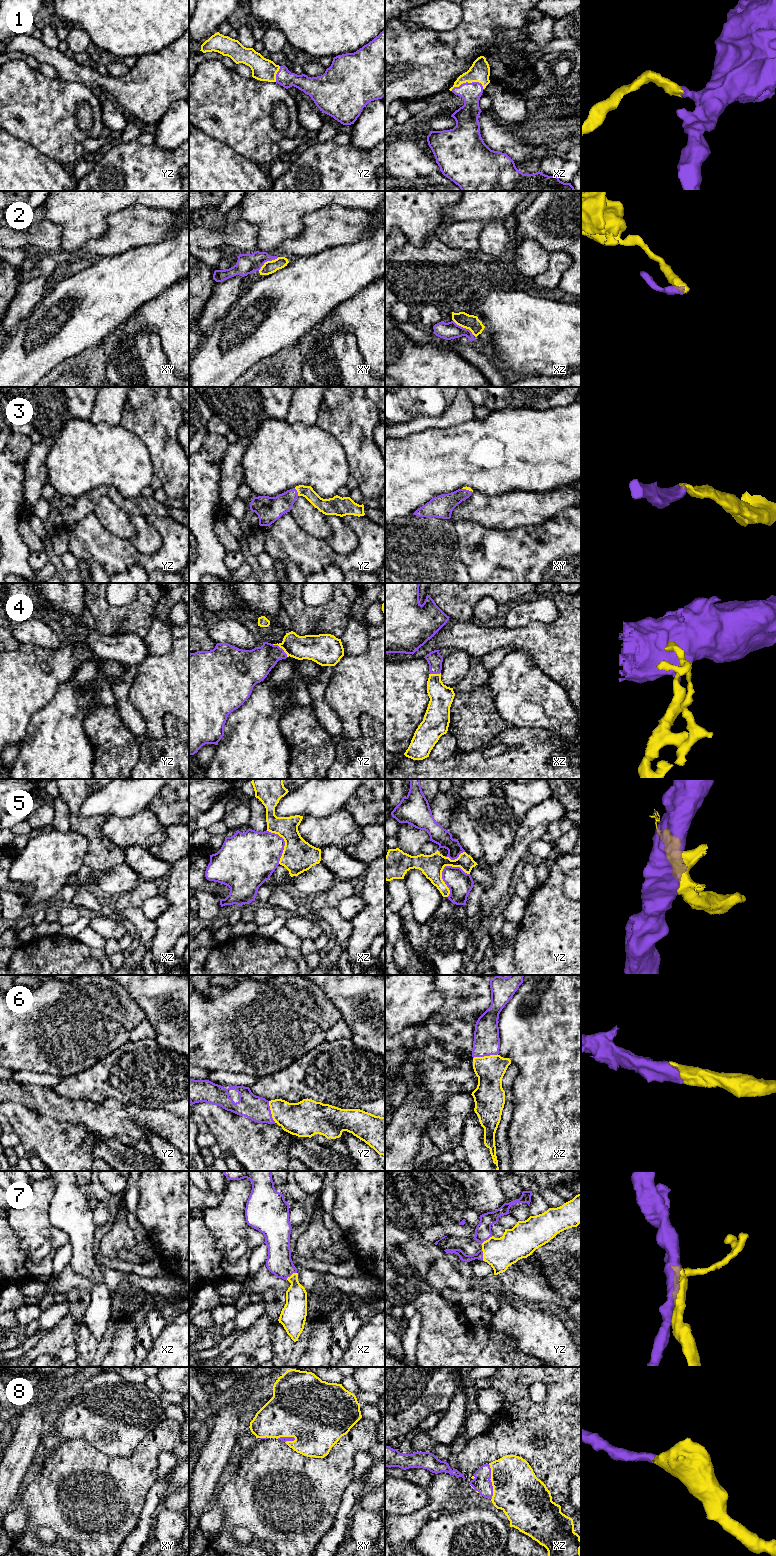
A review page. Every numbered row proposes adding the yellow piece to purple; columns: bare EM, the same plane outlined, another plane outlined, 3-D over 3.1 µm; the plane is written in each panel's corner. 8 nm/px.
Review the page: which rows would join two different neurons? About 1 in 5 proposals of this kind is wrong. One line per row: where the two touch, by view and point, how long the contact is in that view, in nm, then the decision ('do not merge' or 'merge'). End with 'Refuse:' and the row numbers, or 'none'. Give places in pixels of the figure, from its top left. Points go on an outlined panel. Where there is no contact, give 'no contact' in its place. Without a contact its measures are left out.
1: xz (467, 82) | 260 nm | merge
2: xy (267, 260) | 200 nm | do not merge
3: yz (297, 492) | 70 nm | merge
4: yz (281, 648) | 160 nm | merge
5: yz (442, 874) | 260 nm | do not merge
6: xz (484, 1055) | 190 nm | merge
7: xz (291, 1274) | 110 nm | merge
8: xz (491, 1482) | 280 nm | merge
Refuse: 2, 5

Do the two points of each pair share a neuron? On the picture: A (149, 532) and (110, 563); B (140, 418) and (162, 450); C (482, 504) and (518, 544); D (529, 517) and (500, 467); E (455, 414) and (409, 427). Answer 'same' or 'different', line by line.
A: different
B: same
C: different
D: different
E: same

